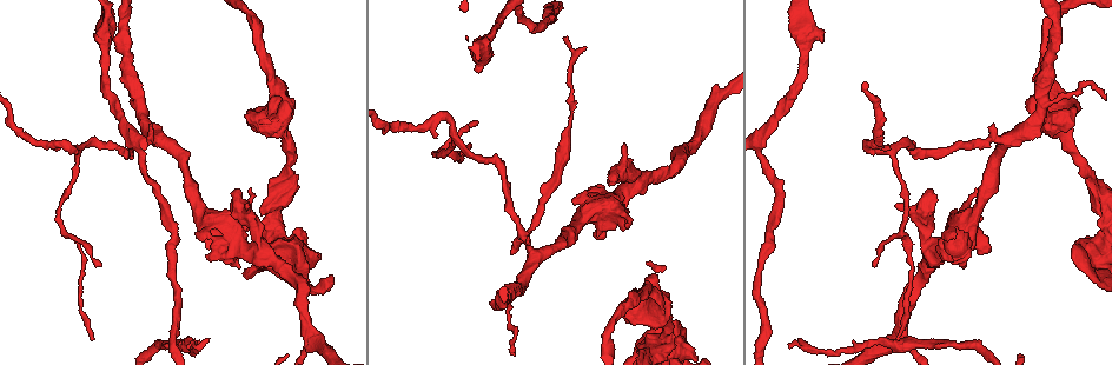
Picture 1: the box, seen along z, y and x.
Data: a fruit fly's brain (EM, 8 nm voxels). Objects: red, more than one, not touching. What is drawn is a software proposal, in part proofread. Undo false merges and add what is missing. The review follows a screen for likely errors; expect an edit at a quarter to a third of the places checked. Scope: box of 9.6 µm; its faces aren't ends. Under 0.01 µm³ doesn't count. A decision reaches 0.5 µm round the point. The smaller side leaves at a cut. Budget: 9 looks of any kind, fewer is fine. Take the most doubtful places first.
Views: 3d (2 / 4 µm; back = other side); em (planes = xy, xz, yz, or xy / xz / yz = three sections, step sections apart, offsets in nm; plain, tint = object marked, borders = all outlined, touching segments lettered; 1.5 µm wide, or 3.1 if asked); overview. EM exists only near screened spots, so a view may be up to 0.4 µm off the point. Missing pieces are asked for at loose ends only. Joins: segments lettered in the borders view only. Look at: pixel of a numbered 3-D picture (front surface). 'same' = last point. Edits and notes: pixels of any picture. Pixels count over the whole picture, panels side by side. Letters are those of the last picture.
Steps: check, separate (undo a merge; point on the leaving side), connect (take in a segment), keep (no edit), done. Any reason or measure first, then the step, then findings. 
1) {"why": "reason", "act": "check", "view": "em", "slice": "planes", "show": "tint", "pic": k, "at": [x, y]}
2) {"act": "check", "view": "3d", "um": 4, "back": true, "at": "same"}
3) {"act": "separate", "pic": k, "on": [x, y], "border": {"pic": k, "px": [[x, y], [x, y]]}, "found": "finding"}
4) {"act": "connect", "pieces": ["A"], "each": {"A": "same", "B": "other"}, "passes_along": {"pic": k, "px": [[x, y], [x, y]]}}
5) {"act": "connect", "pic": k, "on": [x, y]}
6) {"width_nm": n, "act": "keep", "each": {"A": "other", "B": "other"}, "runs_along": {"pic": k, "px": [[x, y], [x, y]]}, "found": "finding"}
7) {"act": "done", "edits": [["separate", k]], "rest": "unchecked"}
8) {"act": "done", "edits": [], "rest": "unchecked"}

{"act": "check", "view": "em", "slice": "planes", "show": "tint", "pic": 1, "at": [1087, 179]}

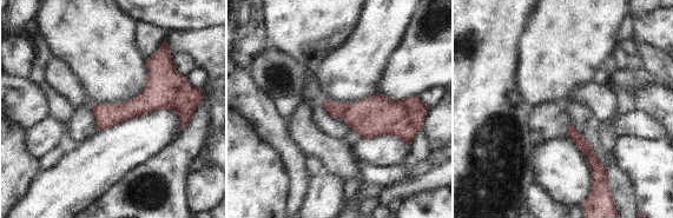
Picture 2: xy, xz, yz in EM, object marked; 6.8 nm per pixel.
{"act": "check", "view": "em", "slice": "planes", "show": "borders", "at": "same"}

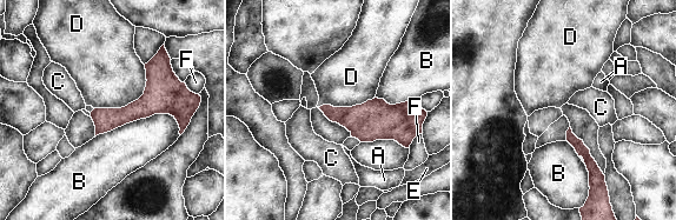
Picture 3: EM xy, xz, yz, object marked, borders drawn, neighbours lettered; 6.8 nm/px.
{"act": "keep", "each": {"A": "other", "B": "other", "C": "other", "D": "other", "E": "other", "F": "other"}, "runs_along": {"pic": 3, "px": [[163, 51], [160, 86], [98, 131]]}, "found": "no lettered segment goes on from it"}

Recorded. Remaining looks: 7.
{"why": "branch stops here", "act": "check", "view": "em", "slice": "xy", "step": 4, "show": "borders", "pic": 1, "at": [246, 203]}

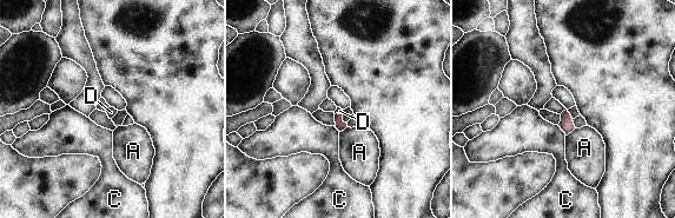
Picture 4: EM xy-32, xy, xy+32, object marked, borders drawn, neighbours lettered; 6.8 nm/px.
{"why": "cut it another way", "act": "check", "view": "em", "slice": "planes", "show": "borders", "at": "same"}

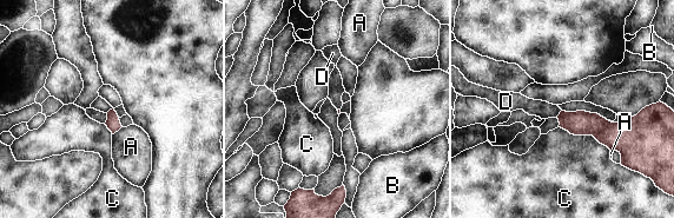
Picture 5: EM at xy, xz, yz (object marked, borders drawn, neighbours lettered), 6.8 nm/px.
{"act": "connect", "pieces": ["D"], "each": {"A": "other", "B": "other", "C": "other", "D": "same"}, "passes_along": {"pic": 5, "px": [[580, 123], [560, 113], [543, 110]]}, "found": "the neuron continues"}

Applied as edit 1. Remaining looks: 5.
{"why": "abrupt turn", "act": "check", "view": "em", "slice": "xz", "step": 4, "show": "tint", "pic": 1, "at": [865, 150]}

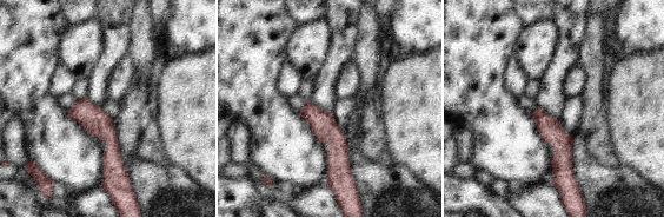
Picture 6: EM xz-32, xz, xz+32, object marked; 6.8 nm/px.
{"act": "check", "view": "em", "slice": "planes", "show": "tint", "at": "same"}

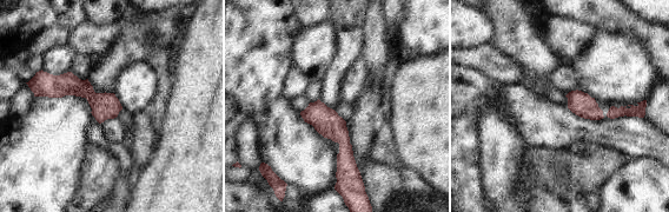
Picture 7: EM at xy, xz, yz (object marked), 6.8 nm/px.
{"why": "see the neighbours", "act": "check", "view": "em", "slice": "planes", "show": "borders", "at": "same"}

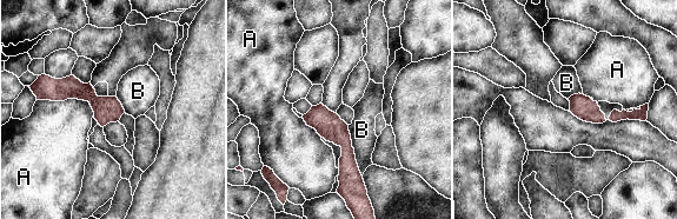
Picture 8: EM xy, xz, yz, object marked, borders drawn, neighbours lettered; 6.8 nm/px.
{"act": "keep", "each": {"A": "other", "B": "other"}, "runs_along": {"pic": 8, "px": [[33, 87], [84, 91], [120, 111]]}, "found": "continuous, no second neuron"}

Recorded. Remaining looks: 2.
{"act": "done", "edits": [["connect", 5]], "rest": "unchecked"}

